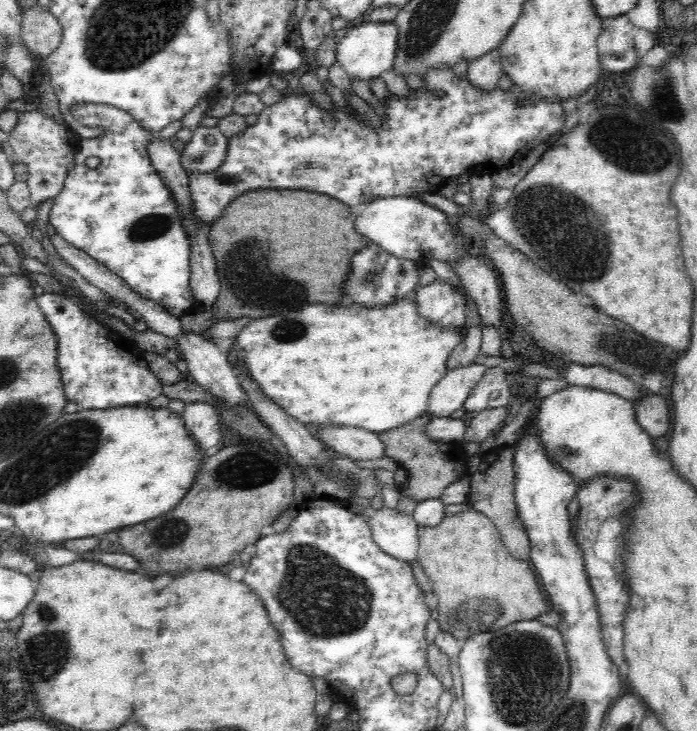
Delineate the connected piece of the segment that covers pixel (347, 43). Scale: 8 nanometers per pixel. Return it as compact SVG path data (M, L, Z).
M394 21L365 22L350 29L346 36L339 40L336 48L336 61L348 78L357 78L369 82L371 78L378 78L383 72L393 68L395 52L397 50L398 29Z

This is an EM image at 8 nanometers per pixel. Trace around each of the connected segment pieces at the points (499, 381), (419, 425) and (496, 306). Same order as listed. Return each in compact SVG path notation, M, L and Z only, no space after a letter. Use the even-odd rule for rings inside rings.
M500 367L486 369L484 376L474 385L462 406L468 416L486 409L509 406L510 390L506 377L507 372Z
M424 413L398 428L377 434L384 445L385 456L394 458L399 467L408 473L407 481L400 488L401 494L417 503L428 499L440 499L443 490L453 480L460 479L466 473L465 456L452 458L440 441L434 441L426 435L424 428L430 420L431 417Z
M470 255L466 259L456 258L453 270L459 276L465 292L476 302L482 328L490 325L500 328L504 300L494 271L480 257Z

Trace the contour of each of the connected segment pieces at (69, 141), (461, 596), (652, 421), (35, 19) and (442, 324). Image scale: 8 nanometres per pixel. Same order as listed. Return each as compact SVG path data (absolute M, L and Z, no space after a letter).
M37 108L33 111L19 113L16 125L8 133L8 140L13 148L16 161L27 166L27 184L32 206L36 209L47 200L54 201L64 188L69 171L68 164L72 164L74 155L80 148L81 139L73 134L66 123L56 123Z
M470 508L451 516L444 515L436 526L418 525L417 533L417 561L428 577L432 592L437 596L435 607L439 614L436 620L439 630L448 631L459 642L463 643L472 633L490 628L504 628L522 620L532 620L549 610L534 580L536 572L530 570L532 565L509 552L495 524L484 513Z
M648 393L633 402L638 424L652 438L664 436L670 430L670 401L663 393Z
M37 4L21 13L24 44L36 56L50 56L61 43L63 30L57 17Z
M436 279L425 287L416 288L413 297L420 316L439 328L466 328L464 295L443 279Z

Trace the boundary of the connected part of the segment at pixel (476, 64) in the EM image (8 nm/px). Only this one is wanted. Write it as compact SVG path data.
M499 47L485 52L482 56L474 58L467 66L468 81L482 91L491 91L499 86L502 74L502 63L499 58Z

